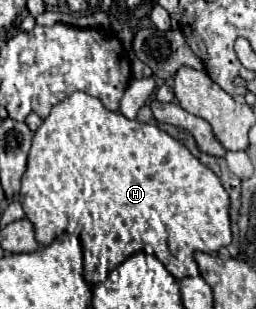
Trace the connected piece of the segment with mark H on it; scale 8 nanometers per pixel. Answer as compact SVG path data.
M73 93L71 97L67 97L65 101L61 101L59 105L55 105L49 113L49 117L43 121L43 125L35 131L33 135L33 145L29 151L29 159L27 159L27 169L21 177L21 191L19 191L19 201L23 205L25 217L33 223L35 227L35 239L41 245L49 245L53 243L53 239L61 233L70 233L79 235L81 239L81 247L83 247L83 259L85 259L85 281L91 285L97 285L101 281L107 279L109 271L113 271L117 265L121 265L127 257L143 251L149 255L155 255L165 269L177 277L195 277L199 275L199 269L195 265L193 253L195 251L203 251L203 253L217 253L221 247L231 243L231 227L229 227L229 195L223 189L221 181L217 179L217 175L205 167L203 163L199 163L197 157L193 157L189 153L187 147L183 147L179 141L175 141L173 137L169 137L165 131L161 131L157 125L151 123L139 123L139 121L131 121L125 115L121 115L119 111L109 111L103 107L103 103L87 93Z

